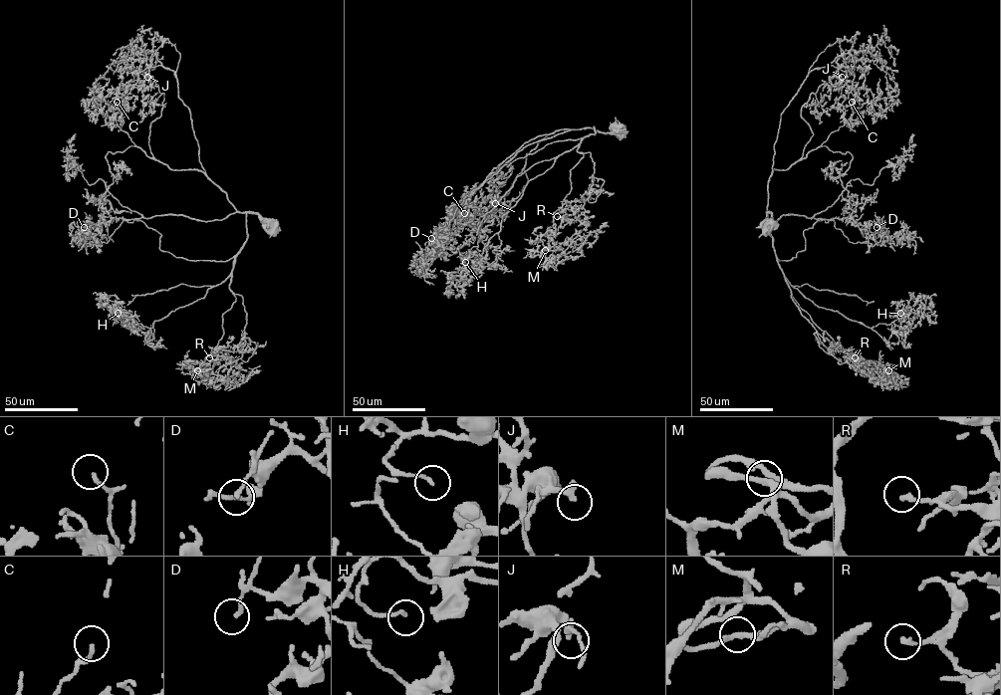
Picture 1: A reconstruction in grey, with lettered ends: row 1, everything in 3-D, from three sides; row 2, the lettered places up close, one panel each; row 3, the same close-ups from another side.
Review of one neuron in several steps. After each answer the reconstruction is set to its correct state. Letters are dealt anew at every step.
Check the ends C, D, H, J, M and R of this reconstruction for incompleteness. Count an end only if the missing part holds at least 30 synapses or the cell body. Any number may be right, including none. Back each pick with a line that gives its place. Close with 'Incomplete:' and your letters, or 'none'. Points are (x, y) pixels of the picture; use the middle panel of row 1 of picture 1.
Incomplete: none

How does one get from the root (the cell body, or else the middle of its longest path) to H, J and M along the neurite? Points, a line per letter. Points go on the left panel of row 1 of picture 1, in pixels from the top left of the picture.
H: (271, 225), (247, 213), (246, 241), (229, 275), (152, 328), (135, 325), (127, 318), (129, 312), (118, 313)
J: (271, 225), (256, 213), (238, 212), (207, 176), (174, 72), (157, 65), (149, 68), (147, 77)
M: (271, 225), (246, 213), (246, 241), (229, 286), (235, 301), (222, 315), (222, 338), (197, 370)

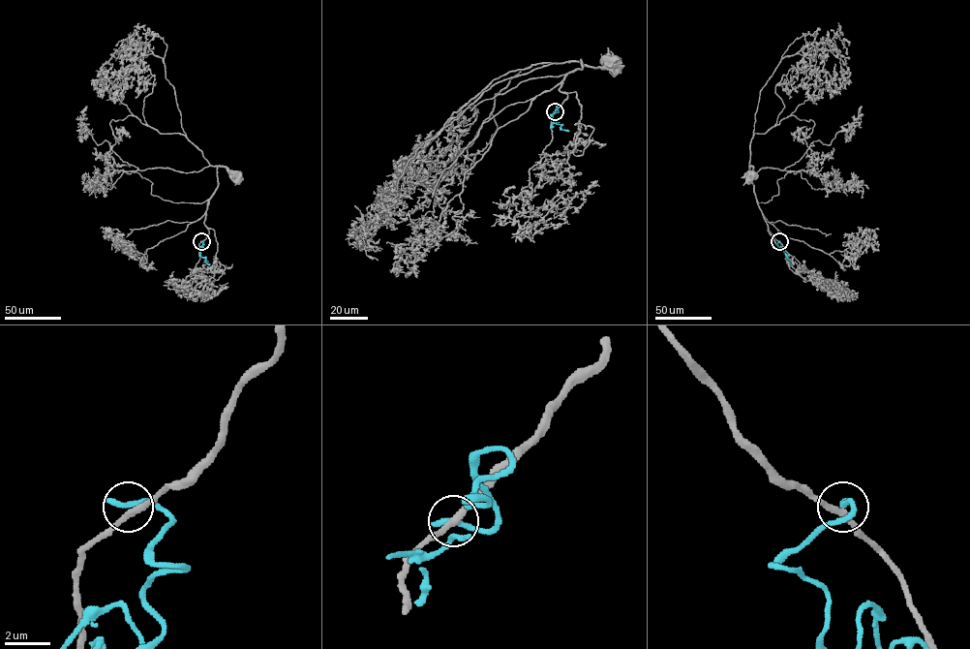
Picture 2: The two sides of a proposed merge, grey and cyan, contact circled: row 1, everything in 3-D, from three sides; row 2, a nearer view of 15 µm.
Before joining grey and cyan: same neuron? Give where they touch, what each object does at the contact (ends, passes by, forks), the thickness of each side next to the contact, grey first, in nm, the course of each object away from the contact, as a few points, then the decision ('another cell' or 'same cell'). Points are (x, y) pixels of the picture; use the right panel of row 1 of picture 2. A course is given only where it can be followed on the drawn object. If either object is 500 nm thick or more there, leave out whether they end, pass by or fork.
at (779, 241); grey passes by; cyan ends there; 280 nm thick on the grey side, 320 nm on the other; grey runs (779, 241), (769, 231), (757, 203), (748, 175), (749, 167), (752, 166), (749, 175); cyan runs (779, 241), (775, 244), (778, 249), (783, 248), (791, 264); another cell

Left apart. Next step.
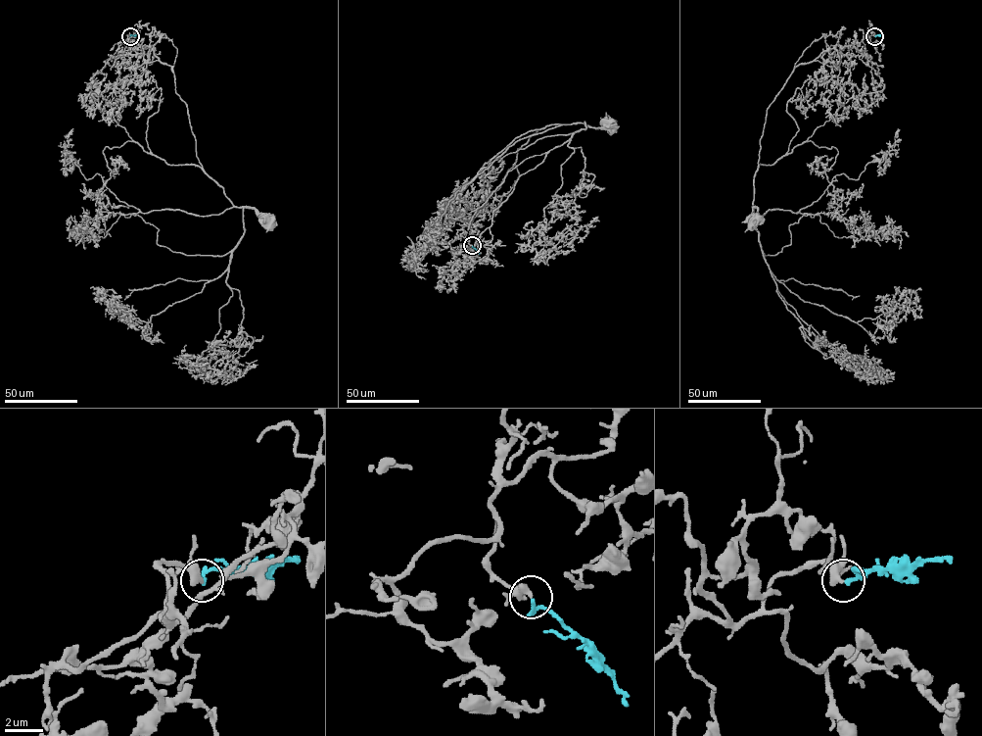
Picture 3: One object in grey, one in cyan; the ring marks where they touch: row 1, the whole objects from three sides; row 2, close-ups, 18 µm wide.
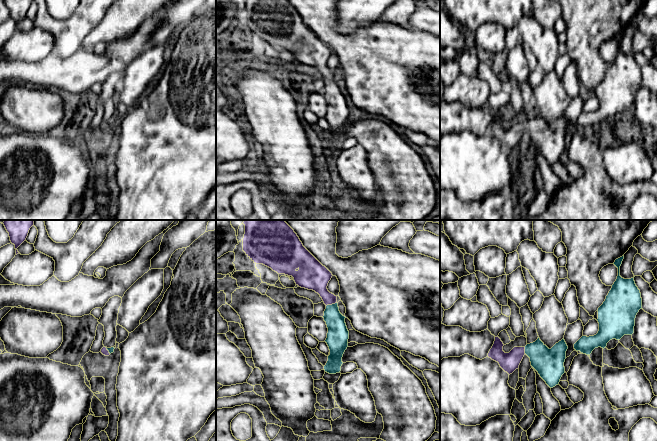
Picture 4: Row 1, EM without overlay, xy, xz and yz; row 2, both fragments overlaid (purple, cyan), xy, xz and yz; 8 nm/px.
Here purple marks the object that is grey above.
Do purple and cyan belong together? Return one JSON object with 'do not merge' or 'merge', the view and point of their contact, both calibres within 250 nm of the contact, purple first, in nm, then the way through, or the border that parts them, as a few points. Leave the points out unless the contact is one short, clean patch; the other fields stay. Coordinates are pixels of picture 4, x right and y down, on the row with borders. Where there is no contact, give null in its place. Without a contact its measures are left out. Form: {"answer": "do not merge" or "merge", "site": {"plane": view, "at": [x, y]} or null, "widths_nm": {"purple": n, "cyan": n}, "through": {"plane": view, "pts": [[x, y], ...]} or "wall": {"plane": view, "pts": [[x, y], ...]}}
{"answer": "merge", "site": {"plane": "xz", "at": [331, 304]}, "widths_nm": {"purple": 220, "cyan": 170}, "through": {"plane": "xz", "pts": [[316, 277], [322, 291], [331, 304], [332, 317], [338, 334]]}}

